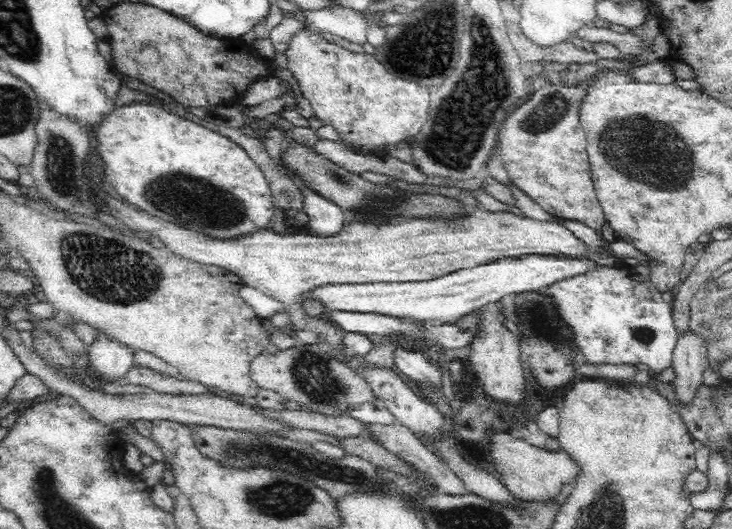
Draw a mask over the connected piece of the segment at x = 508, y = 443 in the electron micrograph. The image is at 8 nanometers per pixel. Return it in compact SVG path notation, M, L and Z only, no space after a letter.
M492 432L488 436L488 454L492 466L498 474L507 494L520 501L541 501L552 499L559 494L559 486L564 481L574 482L576 467L568 461L563 452L549 454L544 449L534 447L522 439L508 436L506 432Z

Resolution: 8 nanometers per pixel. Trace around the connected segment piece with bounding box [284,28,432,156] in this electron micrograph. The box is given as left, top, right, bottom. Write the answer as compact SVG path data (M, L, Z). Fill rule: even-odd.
M308 28L296 29L287 38L284 58L288 72L294 76L316 118L332 125L357 152L366 156L388 155L389 144L406 141L426 122L432 91L394 78L374 62L371 55L348 51Z

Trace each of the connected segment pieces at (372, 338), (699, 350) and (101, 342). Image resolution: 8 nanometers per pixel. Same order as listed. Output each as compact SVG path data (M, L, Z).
M366 335L365 339L373 348L378 346L389 346L389 355L391 356L393 366L396 366L402 374L410 376L415 381L430 381L432 385L437 385L441 378L439 372L429 367L429 364L419 355L412 351L406 351L399 345L392 343L384 343L384 338L376 335Z
M690 334L676 341L666 379L672 383L674 402L686 409L702 386L705 358L701 342Z
M94 328L94 335L88 345L92 367L104 377L112 379L112 382L124 379L129 366L134 363L136 351L100 328Z

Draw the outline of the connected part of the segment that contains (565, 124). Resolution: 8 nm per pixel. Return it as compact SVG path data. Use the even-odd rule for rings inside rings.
M551 84L540 88L518 106L500 128L497 157L503 161L514 186L554 219L580 222L592 230L606 224L606 218L592 190L590 165L586 164L585 132L579 123L578 107L582 87Z

